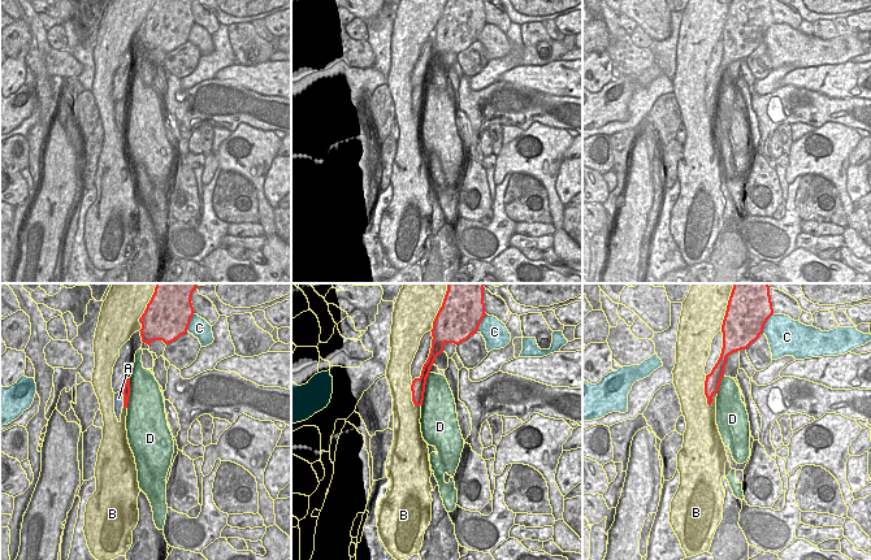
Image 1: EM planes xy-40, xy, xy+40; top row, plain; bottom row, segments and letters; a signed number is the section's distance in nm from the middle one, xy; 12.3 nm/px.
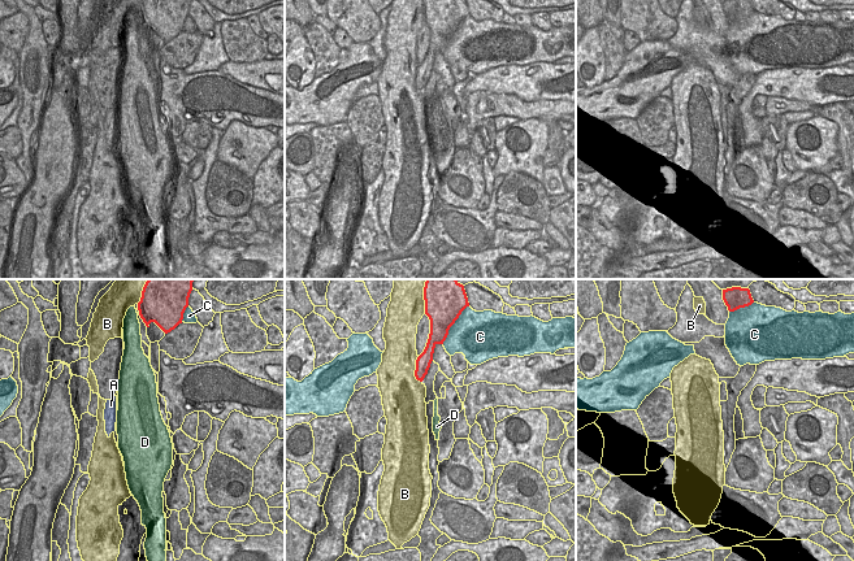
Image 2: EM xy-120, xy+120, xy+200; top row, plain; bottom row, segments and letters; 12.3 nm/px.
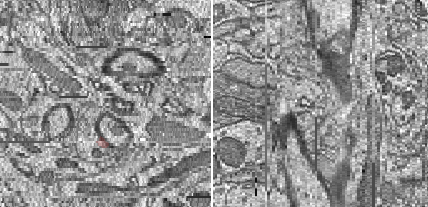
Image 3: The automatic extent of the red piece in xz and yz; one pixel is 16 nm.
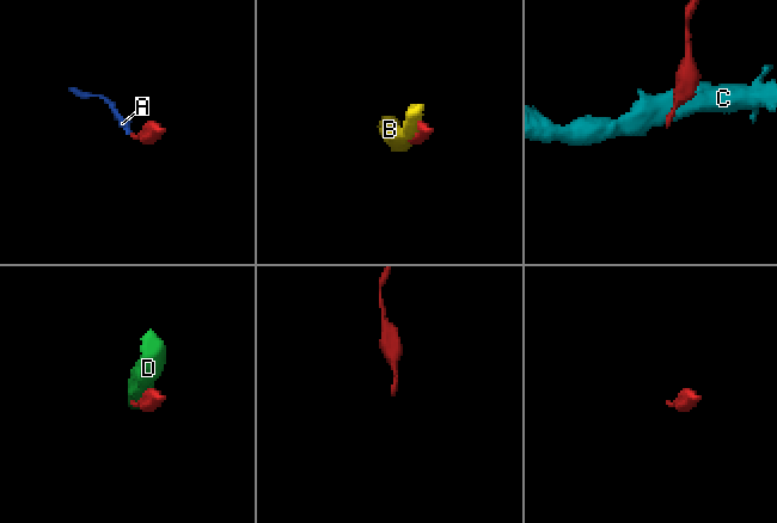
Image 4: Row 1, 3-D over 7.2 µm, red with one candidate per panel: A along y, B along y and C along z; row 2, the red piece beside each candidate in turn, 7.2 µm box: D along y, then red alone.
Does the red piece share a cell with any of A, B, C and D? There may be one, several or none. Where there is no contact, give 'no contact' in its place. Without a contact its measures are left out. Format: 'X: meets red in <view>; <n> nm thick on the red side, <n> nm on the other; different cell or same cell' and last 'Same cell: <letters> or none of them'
A: meets red in xy-40; 100 nm thick on the red side, 130 nm on the other; same cell
B: meets red in xy-40; 500 nm thick on the red side, 480 nm on the other; different cell
C: meets red in xy+40; 500 nm thick on the red side, 400 nm on the other; different cell
D: meets red in xy; 190 nm thick on the red side, 400 nm on the other; different cell
Same cell: A

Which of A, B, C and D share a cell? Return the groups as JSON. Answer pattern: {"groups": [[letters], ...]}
{"groups": [["A"], ["B"], ["C"], ["D"]]}

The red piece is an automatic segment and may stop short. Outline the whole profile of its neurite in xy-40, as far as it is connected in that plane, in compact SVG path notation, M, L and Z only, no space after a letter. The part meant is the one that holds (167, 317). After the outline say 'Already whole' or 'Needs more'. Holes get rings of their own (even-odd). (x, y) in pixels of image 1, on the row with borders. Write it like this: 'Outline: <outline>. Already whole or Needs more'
Outline: M156 283L155 292L139 318L142 324L139 331L143 343L150 346L153 340L162 340L165 344L169 344L187 333L194 316L191 296L196 287L196 283Z. Already whole.

